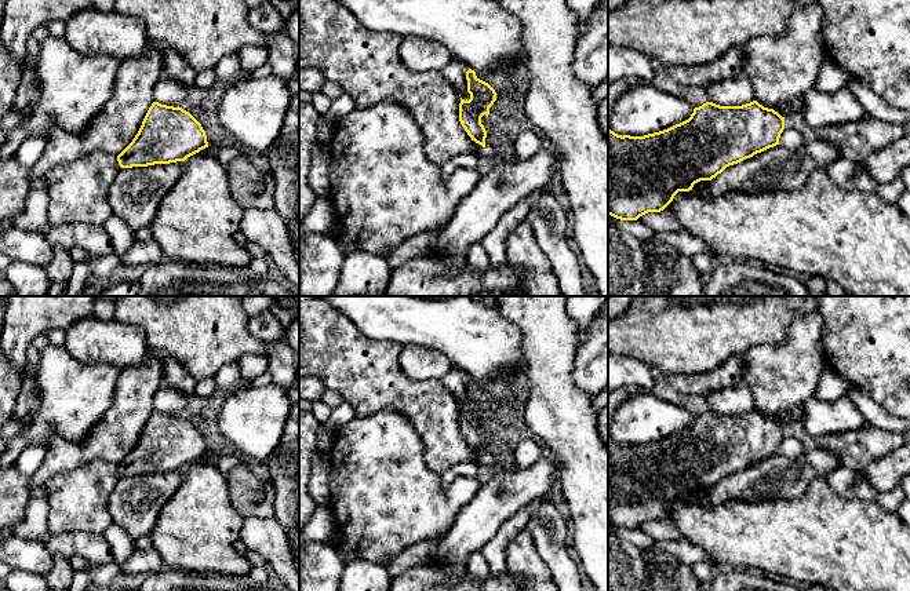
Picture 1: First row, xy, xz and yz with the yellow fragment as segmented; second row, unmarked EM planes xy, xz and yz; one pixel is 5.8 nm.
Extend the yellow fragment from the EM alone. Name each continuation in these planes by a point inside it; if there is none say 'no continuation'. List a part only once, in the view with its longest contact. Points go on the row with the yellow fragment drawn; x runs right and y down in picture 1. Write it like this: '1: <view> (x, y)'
1: yz (855, 141)

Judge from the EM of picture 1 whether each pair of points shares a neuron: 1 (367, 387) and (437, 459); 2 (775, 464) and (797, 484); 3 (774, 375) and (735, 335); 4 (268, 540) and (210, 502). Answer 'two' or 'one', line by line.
1: one
2: one
3: two
4: two

